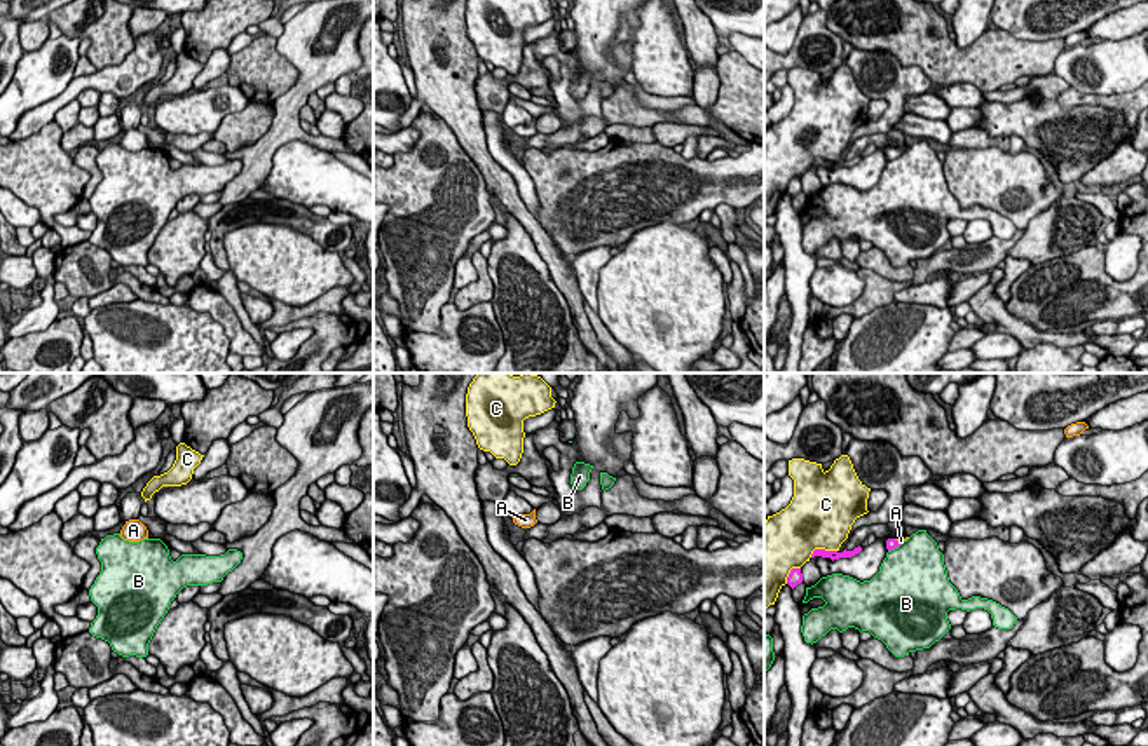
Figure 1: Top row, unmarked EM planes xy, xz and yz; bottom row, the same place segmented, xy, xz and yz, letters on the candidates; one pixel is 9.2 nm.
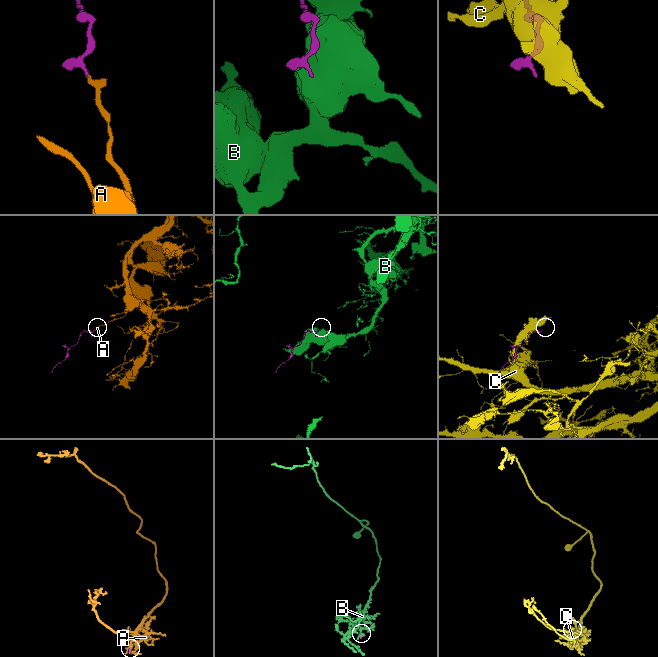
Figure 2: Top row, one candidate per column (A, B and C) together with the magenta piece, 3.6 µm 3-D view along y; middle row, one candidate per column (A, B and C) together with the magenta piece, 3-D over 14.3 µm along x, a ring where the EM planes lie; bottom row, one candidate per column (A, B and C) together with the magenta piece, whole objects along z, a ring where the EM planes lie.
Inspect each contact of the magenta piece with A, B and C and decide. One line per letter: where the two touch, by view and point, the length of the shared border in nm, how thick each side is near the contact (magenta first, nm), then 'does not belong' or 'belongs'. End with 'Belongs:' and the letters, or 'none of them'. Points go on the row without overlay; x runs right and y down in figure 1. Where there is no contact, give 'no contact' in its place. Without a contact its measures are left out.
A: yz (897, 150) | 90 nm | 100/50 nm | belongs
B: yz (894, 157) | 140 nm | 100/480 nm | does not belong
C: yz (822, 159) | 260 nm | 90/480 nm | does not belong
Belongs: A

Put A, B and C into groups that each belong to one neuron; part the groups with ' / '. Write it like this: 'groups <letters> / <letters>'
groups A / B / C

